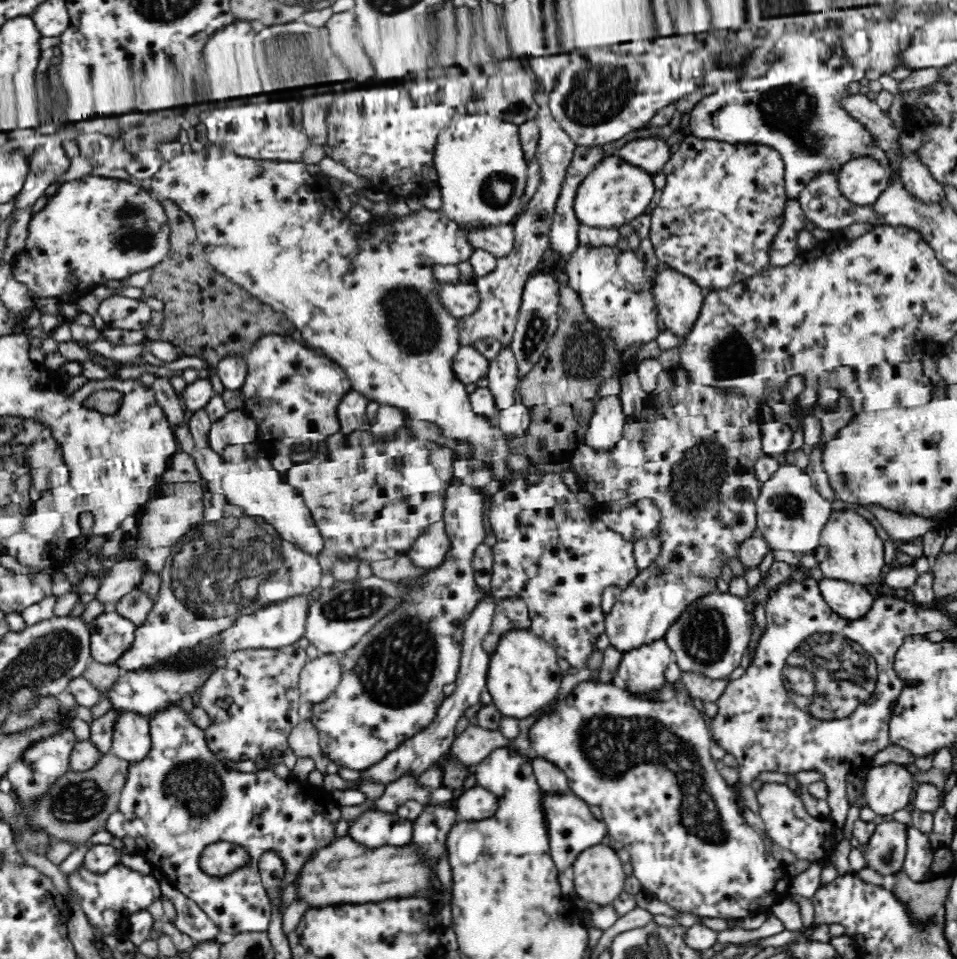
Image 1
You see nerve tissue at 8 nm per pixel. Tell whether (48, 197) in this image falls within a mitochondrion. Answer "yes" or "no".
no

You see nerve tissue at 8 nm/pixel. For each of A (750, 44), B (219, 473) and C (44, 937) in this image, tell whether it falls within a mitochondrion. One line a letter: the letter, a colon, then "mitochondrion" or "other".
A: mitochondrion
B: other
C: other

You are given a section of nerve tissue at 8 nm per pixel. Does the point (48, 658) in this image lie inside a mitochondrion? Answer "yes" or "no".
yes

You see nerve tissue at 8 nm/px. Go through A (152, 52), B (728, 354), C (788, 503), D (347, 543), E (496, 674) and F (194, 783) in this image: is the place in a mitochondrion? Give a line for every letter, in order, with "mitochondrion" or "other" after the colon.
A: other
B: mitochondrion
C: mitochondrion
D: other
E: other
F: mitochondrion

